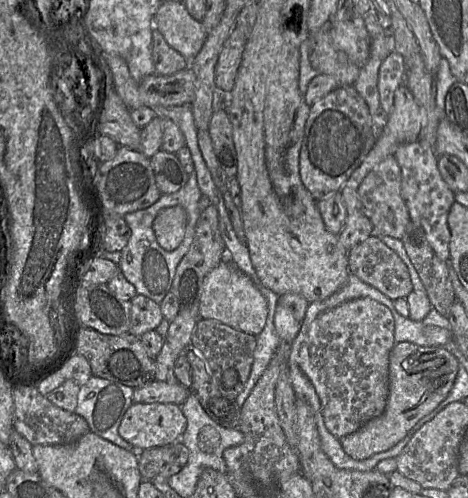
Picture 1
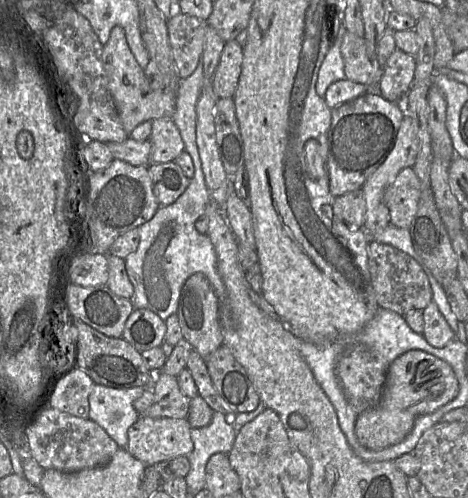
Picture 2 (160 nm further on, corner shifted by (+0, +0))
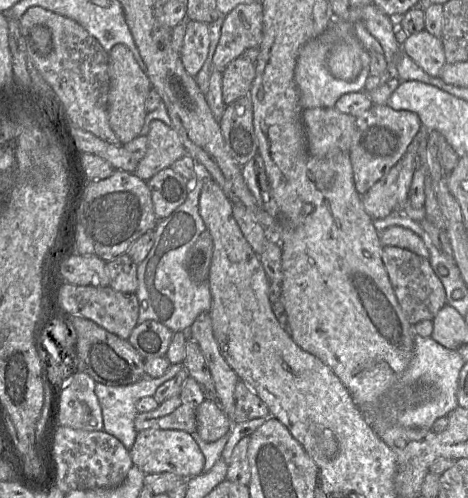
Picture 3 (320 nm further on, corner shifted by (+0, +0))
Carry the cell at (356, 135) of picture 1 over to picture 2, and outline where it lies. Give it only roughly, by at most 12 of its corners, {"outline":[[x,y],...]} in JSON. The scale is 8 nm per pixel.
{"outline":[[369,92],[331,109],[334,197],[361,188],[395,145],[401,103]]}

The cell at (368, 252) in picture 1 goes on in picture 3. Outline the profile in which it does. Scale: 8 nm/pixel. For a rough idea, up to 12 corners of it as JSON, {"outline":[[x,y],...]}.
{"outline":[[395,246],[381,257],[409,323],[447,305],[428,259]]}

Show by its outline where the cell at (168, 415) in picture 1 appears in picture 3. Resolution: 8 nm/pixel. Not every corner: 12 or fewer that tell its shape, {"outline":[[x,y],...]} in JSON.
{"outline":[[184,431],[137,432],[129,453],[145,474],[187,480],[204,455]]}

